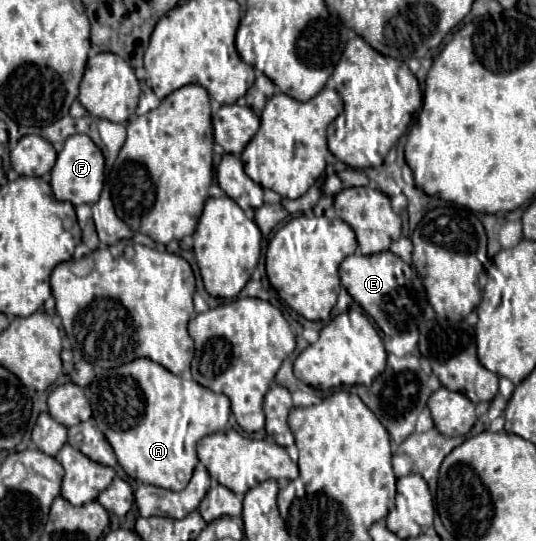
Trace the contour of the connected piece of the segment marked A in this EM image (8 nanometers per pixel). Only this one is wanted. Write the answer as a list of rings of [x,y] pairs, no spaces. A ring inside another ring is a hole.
[[[135,359],[125,367],[115,367],[109,371],[101,369],[95,381],[87,387],[87,395],[93,409],[93,419],[111,443],[123,471],[133,479],[169,491],[185,489],[199,461],[195,453],[197,443],[205,435],[221,431],[227,425],[231,413],[231,405],[225,395],[213,393],[211,389],[201,387],[197,381],[185,381],[179,375],[165,371],[165,367],[151,359]]]

